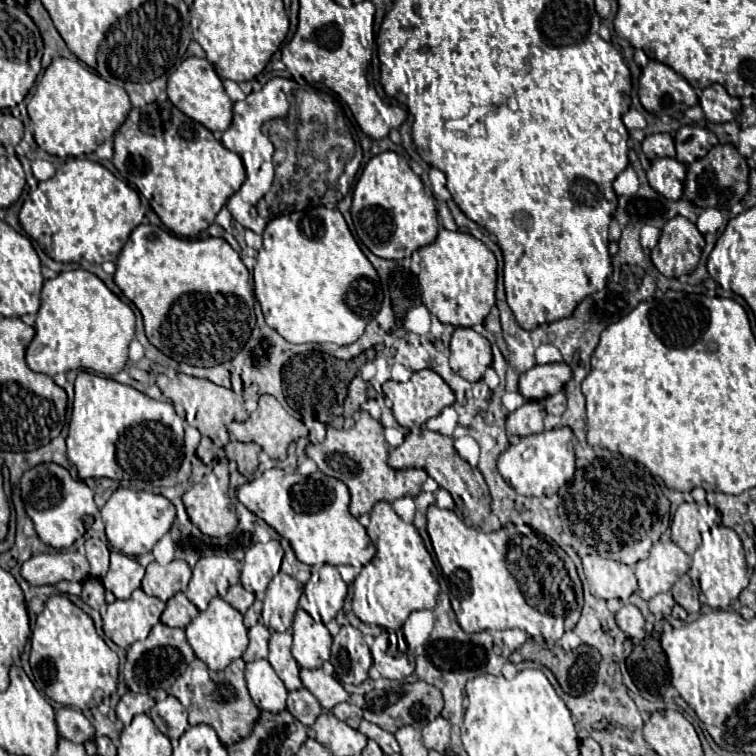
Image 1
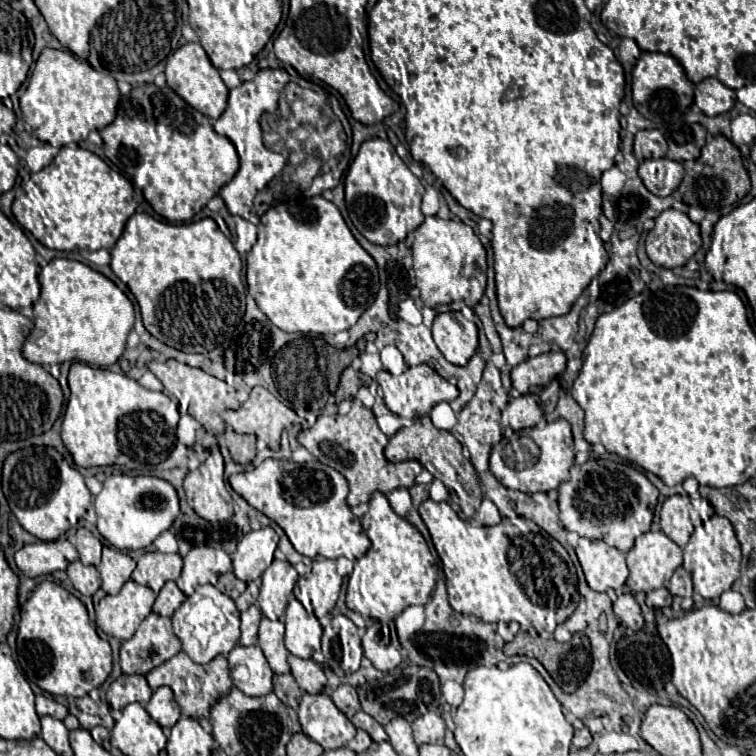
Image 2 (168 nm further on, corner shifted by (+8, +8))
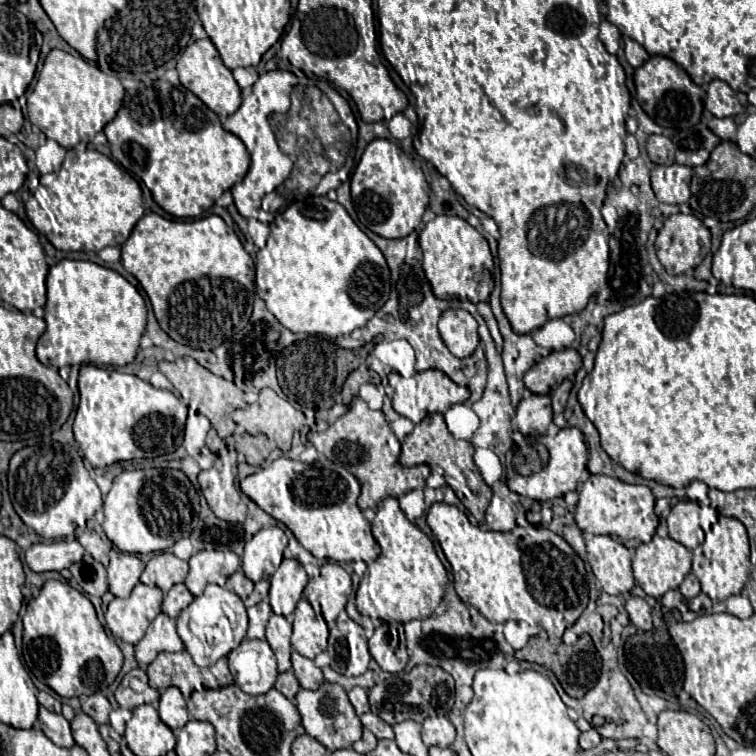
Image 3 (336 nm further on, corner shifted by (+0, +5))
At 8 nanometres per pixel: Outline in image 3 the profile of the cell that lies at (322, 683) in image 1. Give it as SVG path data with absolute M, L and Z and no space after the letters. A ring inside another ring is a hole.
M292 651L292 669L294 669L294 675L296 675L300 687L304 687L304 689L314 691L316 687L320 687L320 683L324 683L324 675L314 665L314 661L302 657L298 651Z

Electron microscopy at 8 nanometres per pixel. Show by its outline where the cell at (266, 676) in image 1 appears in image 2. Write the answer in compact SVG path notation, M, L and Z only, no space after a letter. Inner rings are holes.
M236 646L228 654L230 678L246 696L266 696L272 692L274 672L258 646Z

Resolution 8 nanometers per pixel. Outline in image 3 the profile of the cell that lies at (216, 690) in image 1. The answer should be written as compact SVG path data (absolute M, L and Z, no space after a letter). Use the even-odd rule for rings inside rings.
M186 651L158 653L158 657L146 667L146 673L154 689L164 691L166 687L174 685L182 691L186 699L198 687L218 689L232 683L226 659L220 659L218 663L202 669L192 661L192 657Z

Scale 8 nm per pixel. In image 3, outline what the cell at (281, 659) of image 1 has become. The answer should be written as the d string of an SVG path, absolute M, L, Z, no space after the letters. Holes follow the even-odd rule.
M272 615L270 621L268 621L268 627L266 627L266 639L278 659L278 671L290 671L292 669L292 663L290 658L292 653L291 638L292 635L292 623L282 617L282 615Z

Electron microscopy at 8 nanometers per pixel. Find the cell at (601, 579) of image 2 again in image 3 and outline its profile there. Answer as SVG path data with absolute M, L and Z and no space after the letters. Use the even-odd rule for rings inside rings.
M592 537L586 541L588 563L608 595L620 595L634 587L632 551L610 537Z

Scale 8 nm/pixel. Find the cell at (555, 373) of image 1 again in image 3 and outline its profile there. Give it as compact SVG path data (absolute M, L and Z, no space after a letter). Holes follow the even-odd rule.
M570 347L562 351L552 351L548 357L544 357L526 373L524 377L526 389L532 393L546 395L564 379L574 377L580 367L582 367L582 359L576 349Z

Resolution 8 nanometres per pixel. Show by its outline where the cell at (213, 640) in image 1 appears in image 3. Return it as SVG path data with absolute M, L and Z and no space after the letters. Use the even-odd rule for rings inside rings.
M208 585L200 597L196 597L186 609L180 611L176 623L178 623L178 635L198 667L208 667L218 659L226 657L232 649L240 645L248 629L248 617L242 599L218 585Z

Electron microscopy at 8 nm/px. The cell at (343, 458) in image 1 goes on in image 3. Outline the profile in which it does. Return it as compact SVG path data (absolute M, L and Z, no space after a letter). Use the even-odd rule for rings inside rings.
M356 399L354 407L350 407L332 427L324 433L308 433L308 441L330 461L348 467L352 475L360 481L362 493L358 497L358 507L376 507L384 497L400 497L406 491L422 489L428 477L428 467L406 469L398 463L400 441L392 433L382 411L372 411L362 399Z

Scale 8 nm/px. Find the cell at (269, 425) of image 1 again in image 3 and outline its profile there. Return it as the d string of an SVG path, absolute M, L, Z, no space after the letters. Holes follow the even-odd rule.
M270 388L258 391L257 400L246 408L236 411L240 415L238 423L244 425L250 435L264 433L268 439L276 441L284 453L288 453L294 431L305 424L304 413Z

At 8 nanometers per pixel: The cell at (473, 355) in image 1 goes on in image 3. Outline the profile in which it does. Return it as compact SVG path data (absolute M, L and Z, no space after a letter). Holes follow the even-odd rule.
M446 309L440 315L438 331L456 357L472 355L478 345L478 323L464 309Z

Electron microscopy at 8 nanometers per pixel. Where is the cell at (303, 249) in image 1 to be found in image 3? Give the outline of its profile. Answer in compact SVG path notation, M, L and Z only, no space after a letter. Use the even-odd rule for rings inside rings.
M308 197L302 201L294 201L284 213L280 213L274 223L270 223L270 237L264 249L260 249L255 259L255 284L258 295L264 299L268 311L292 333L310 333L310 335L326 335L336 339L338 335L350 335L354 329L364 327L366 321L386 303L388 295L390 295L390 271L386 265L386 259L382 255L382 251L374 245L374 241L352 221L352 217L346 213L346 209L338 203L338 201L330 201L328 197Z

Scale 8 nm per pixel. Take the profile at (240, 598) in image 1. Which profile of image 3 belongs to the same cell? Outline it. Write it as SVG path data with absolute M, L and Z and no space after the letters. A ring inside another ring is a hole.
M242 569L236 571L236 573L226 581L226 589L228 589L228 591L234 591L240 599L246 599L246 597L250 595L252 587L254 587L254 583L244 575Z

